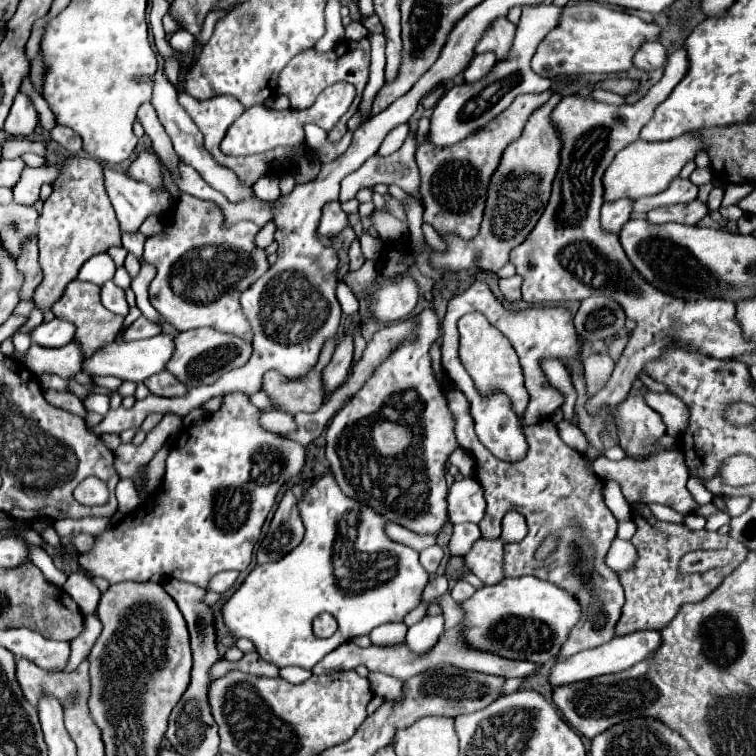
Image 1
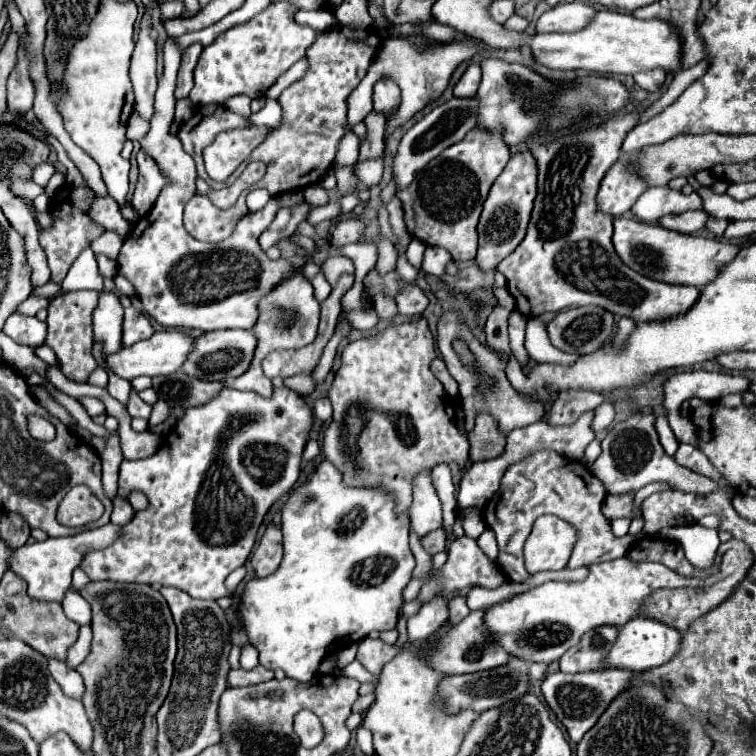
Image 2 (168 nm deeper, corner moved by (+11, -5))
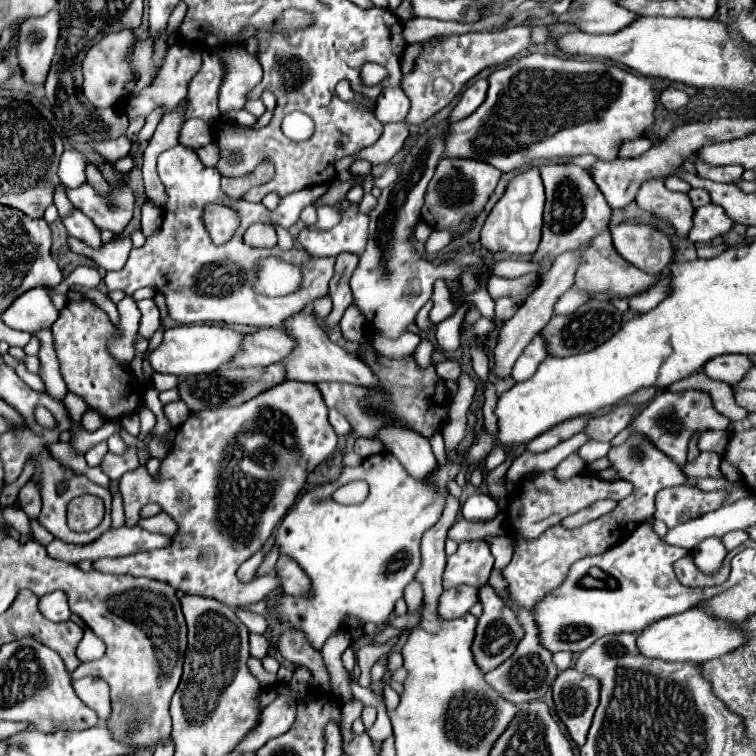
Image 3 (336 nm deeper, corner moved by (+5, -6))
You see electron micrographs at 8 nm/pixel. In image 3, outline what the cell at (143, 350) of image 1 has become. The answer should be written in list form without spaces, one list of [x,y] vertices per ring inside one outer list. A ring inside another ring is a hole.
[[[182,325],[174,329],[166,329],[162,343],[146,355],[150,367],[156,373],[162,371],[192,371],[192,373],[170,373],[170,375],[198,375],[210,373],[226,363],[238,353],[242,341],[242,333],[236,333],[228,327],[220,325]]]

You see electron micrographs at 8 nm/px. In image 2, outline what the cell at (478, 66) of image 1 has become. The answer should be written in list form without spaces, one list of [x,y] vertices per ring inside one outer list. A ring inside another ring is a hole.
[[[470,64],[468,70],[464,72],[464,76],[460,78],[460,82],[454,86],[454,96],[456,98],[474,98],[476,90],[480,86],[480,66],[478,64]]]

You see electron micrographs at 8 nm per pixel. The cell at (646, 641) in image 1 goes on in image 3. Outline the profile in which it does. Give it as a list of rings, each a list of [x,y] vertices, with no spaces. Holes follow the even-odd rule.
[[[690,609],[682,615],[670,615],[670,619],[660,619],[658,623],[650,623],[646,631],[638,633],[638,651],[646,655],[648,659],[666,659],[666,661],[694,661],[704,663],[714,657],[720,657],[736,647],[740,647],[746,639],[746,633],[742,633],[736,623],[726,623],[722,619],[716,619],[708,615],[704,609]]]

